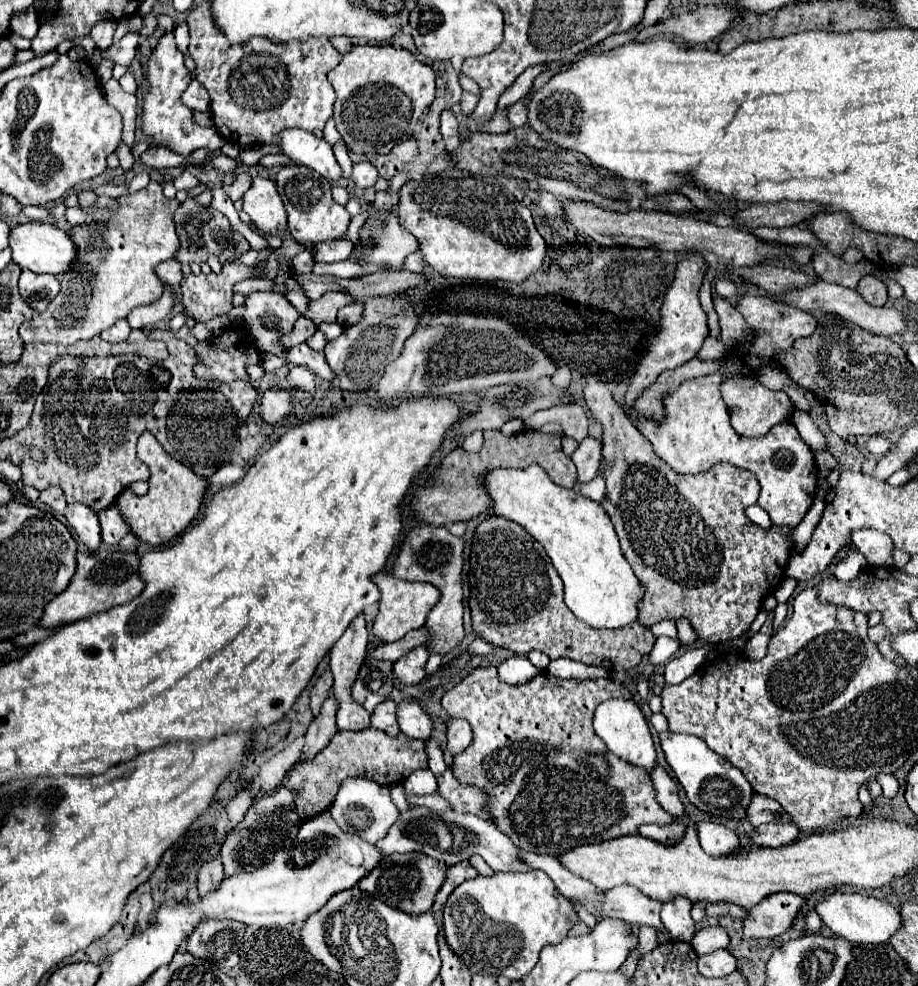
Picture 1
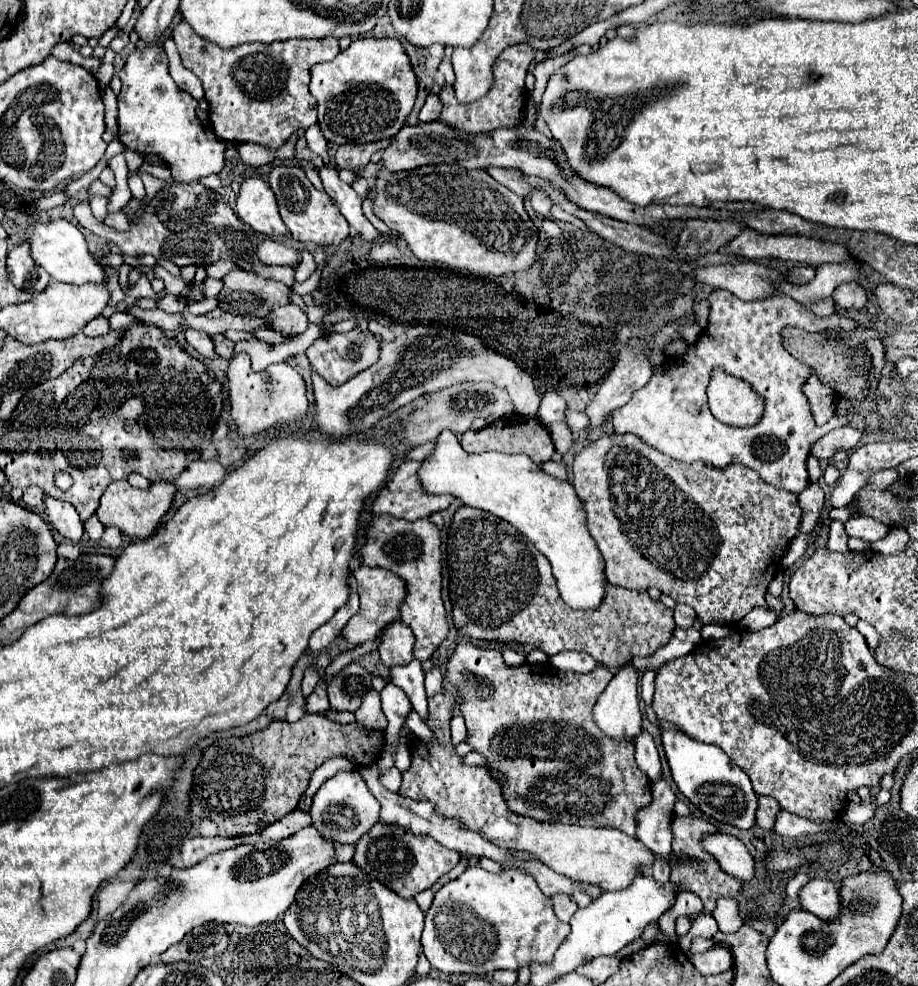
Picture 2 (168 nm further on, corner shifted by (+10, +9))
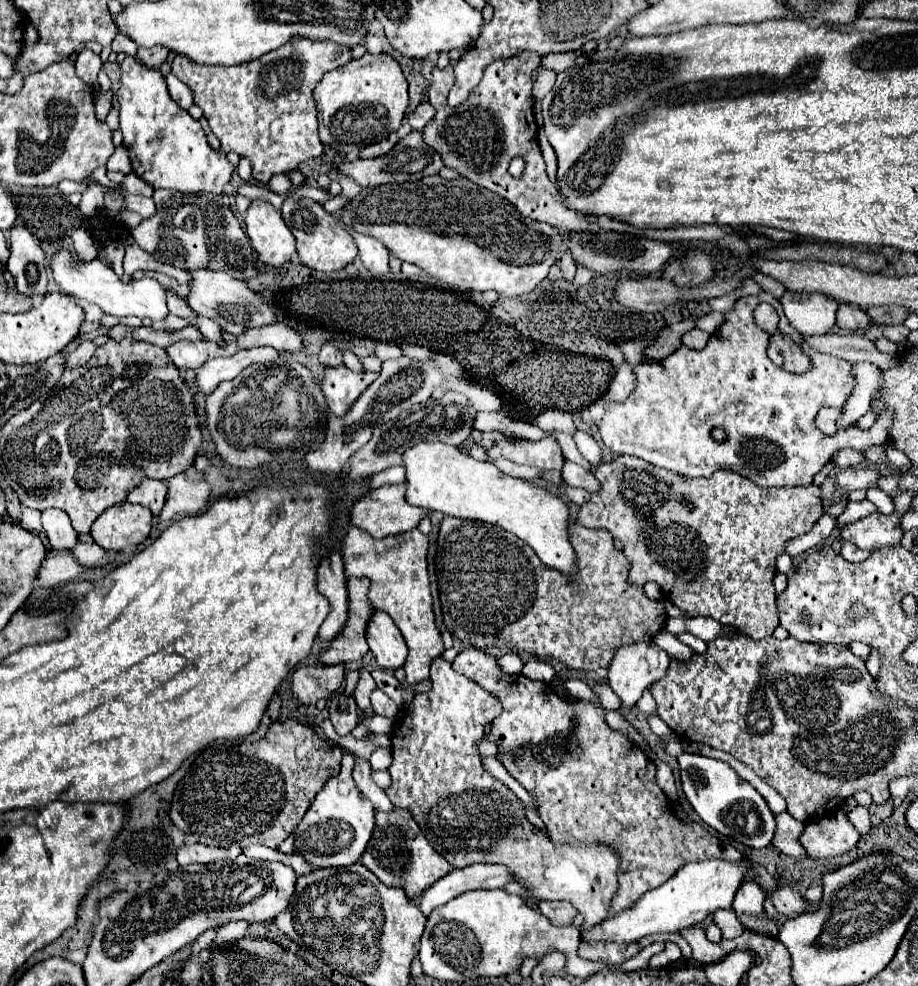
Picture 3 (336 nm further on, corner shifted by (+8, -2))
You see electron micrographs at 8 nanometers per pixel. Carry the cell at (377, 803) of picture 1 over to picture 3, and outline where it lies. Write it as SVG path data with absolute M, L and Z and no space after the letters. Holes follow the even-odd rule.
M344 754L340 773L334 779L326 781L326 785L306 811L304 819L296 827L296 853L304 853L306 859L316 867L346 867L356 863L372 837L374 807L358 791L352 779L354 761L354 754Z

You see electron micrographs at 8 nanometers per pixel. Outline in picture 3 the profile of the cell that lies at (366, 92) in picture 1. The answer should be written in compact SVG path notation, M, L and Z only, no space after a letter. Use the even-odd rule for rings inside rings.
M366 53L360 59L352 59L326 73L314 89L314 101L322 145L354 159L360 149L378 143L400 129L408 109L408 81L392 55Z

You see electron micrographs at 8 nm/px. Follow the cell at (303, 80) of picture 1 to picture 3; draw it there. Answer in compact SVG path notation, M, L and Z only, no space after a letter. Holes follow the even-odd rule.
M294 39L294 43L286 43L286 47L270 51L270 55L264 55L262 59L234 67L200 65L178 53L172 61L172 71L194 91L194 103L204 111L210 129L220 139L222 151L234 151L248 157L254 167L254 179L268 183L274 175L290 173L300 163L324 153L324 147L318 139L318 119L312 91L324 73L346 65L350 59L350 49L338 43L310 43L308 39Z

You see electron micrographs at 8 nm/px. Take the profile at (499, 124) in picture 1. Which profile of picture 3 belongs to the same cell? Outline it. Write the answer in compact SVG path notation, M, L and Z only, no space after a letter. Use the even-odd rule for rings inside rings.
M524 51L510 59L500 59L486 67L482 83L474 87L470 99L462 107L450 107L446 103L448 91L454 85L452 65L444 71L434 69L428 99L436 109L436 117L424 127L424 143L434 147L444 163L472 179L474 183L502 195L518 211L530 219L544 221L562 231L590 231L592 223L584 221L576 211L566 209L562 195L550 183L546 175L544 157L538 147L538 125L534 121L534 99L532 99L532 71L540 67L540 55ZM522 155L526 159L526 169L520 179L508 173L508 163L512 157Z

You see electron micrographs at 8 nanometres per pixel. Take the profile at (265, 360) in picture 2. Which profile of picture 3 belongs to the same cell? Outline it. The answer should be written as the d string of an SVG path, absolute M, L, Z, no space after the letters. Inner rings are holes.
M254 347L254 349L242 349L236 355L228 357L228 359L208 359L202 367L196 369L196 381L198 381L198 389L206 395L210 395L218 383L222 381L230 381L234 379L242 369L246 369L252 363L270 363L278 359L278 351L270 349L270 347Z

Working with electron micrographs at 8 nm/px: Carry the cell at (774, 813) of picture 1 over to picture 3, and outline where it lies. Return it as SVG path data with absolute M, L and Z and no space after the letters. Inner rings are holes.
M786 811L776 813L774 819L776 819L776 833L774 833L772 845L774 845L776 849L780 849L782 853L792 855L792 857L796 857L796 859L804 857L806 853L802 851L802 845L798 843L798 835L802 833L804 823L798 823L798 821L796 821L790 813L786 813Z

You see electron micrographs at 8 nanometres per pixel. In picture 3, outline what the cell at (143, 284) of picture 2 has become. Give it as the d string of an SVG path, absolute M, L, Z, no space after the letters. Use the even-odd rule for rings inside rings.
M58 249L54 253L50 267L52 267L54 281L60 287L60 291L64 291L66 295L76 297L76 299L84 299L84 301L96 303L102 311L106 311L110 315L116 315L116 317L134 315L134 317L140 317L140 319L148 317L152 321L162 321L168 315L164 287L152 277L144 275L142 279L136 279L136 281L130 281L130 283L122 283L120 277L110 267L106 267L100 259L84 263L84 261L78 261L66 249Z

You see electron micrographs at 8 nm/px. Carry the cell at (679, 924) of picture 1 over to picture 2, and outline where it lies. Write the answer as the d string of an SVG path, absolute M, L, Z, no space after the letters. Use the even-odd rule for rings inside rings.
M664 776L652 784L652 804L638 812L638 828L636 836L638 840L654 852L654 864L652 874L654 880L666 882L670 878L670 844L672 844L672 814L674 814L674 792Z

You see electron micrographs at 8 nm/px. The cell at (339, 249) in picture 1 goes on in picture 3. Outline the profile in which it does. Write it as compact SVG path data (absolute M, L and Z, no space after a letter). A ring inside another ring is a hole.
M324 343L320 349L320 363L326 367L338 367L338 365L342 365L342 355L336 347Z

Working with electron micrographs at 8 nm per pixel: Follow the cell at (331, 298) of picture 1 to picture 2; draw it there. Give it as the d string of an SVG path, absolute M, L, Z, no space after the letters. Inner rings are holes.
M288 304L282 308L276 308L272 314L268 314L266 324L270 330L282 334L282 336L296 336L308 328L308 318L304 310L296 304Z

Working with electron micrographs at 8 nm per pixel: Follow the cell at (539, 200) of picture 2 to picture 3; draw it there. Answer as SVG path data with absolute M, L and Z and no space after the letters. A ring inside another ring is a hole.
M568 252L565 253L565 255L562 257L560 267L563 273L563 277L568 281L573 280L577 268L571 255Z

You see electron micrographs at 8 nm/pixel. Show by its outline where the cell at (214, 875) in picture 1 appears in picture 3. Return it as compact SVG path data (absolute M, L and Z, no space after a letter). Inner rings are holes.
M233 844L231 847L208 847L208 845L182 845L178 849L178 863L190 865L190 863L214 863L218 859L236 859L242 854L242 849Z

